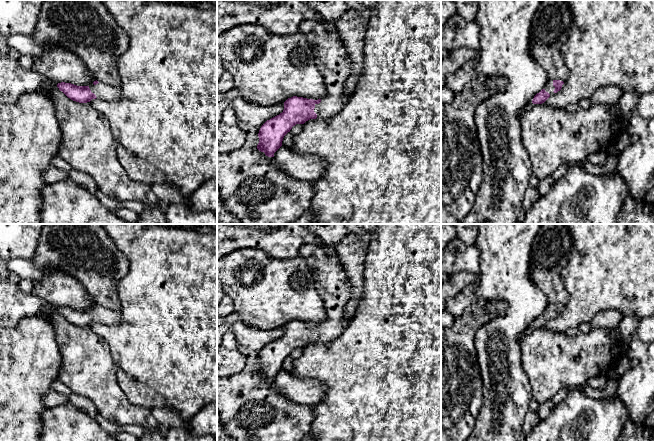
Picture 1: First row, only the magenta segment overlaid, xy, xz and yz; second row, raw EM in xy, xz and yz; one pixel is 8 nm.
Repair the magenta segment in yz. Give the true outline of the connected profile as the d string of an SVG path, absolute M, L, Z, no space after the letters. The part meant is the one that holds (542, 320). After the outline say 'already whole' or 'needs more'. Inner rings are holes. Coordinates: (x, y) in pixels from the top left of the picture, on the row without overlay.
M549 304L545 311L534 320L532 327L544 327L551 319L560 315L563 308L564 306L560 304Z; needs more

